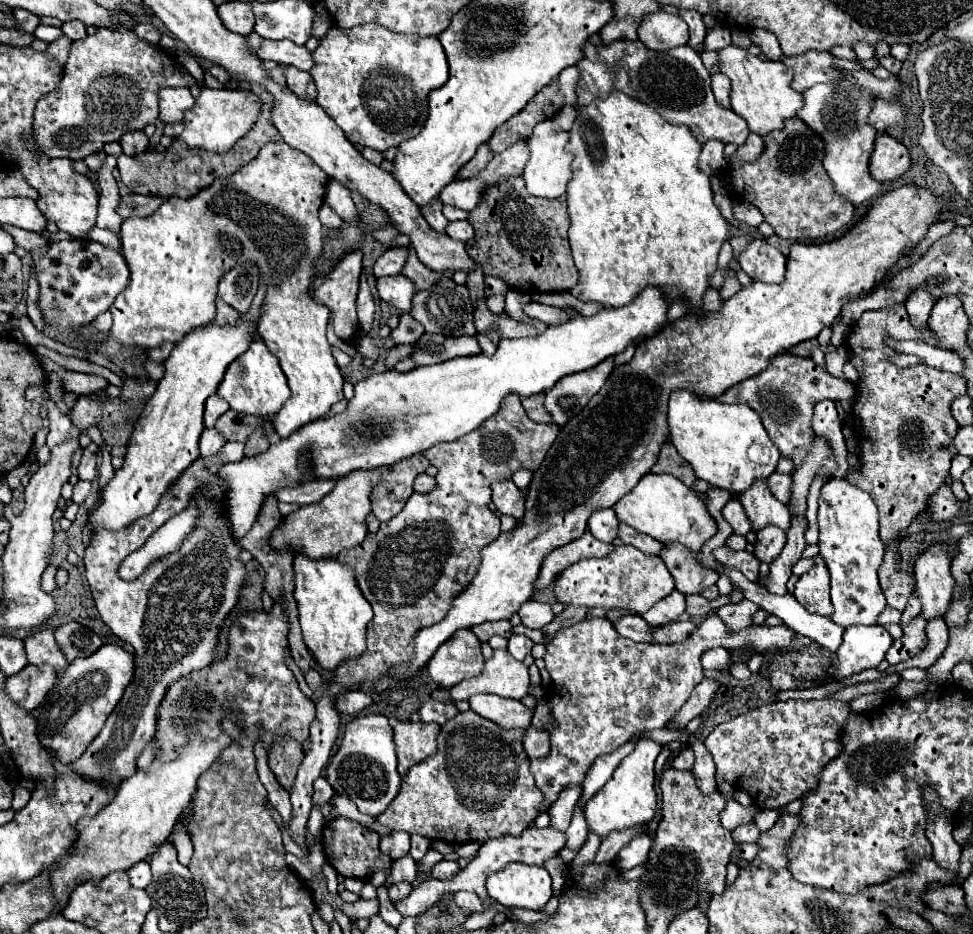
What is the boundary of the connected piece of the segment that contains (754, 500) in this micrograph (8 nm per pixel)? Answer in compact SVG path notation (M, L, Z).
M756 480L740 498L744 512L752 524L752 530L758 532L766 526L778 526L782 530L790 528L790 512L786 504L778 502L766 488L766 480Z

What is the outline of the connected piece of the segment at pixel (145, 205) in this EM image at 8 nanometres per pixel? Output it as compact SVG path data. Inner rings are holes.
M126 194L122 196L120 204L120 216L132 218L132 216L148 216L152 214L160 204L164 202L162 196L142 196L142 194Z

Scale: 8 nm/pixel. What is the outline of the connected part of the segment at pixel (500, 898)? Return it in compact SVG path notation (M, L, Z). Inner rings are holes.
M514 862L490 874L486 890L492 900L506 908L542 910L552 898L552 880L542 866Z

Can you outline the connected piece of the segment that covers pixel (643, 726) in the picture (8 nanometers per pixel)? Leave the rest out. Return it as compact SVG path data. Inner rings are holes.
M710 614L704 618L704 622L698 624L698 630L690 634L686 642L680 644L636 644L628 638L620 636L612 622L606 618L594 618L594 620L582 620L570 628L564 628L556 634L556 638L546 646L548 652L544 656L546 670L552 678L552 690L546 698L546 704L550 708L552 726L546 728L550 734L550 752L544 758L536 758L530 764L530 772L534 774L534 780L544 792L544 802L540 812L546 812L558 794L570 786L580 784L586 778L588 768L592 762L602 756L614 752L618 746L626 744L636 732L644 730L656 730L664 728L666 722L674 718L674 712L686 704L690 698L690 692L702 682L702 666L700 656L716 646L722 646L726 650L732 648L748 648L752 652L768 652L768 650L782 650L792 644L794 630L786 626L750 626L738 634L732 634L724 628L722 620L716 614Z

